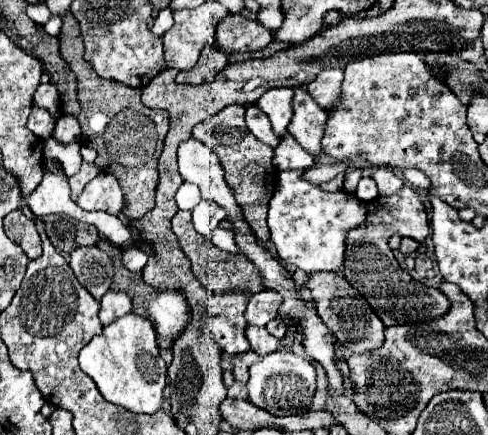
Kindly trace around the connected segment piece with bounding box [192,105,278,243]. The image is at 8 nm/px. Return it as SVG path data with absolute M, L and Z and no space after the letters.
M228 105L222 111L218 111L216 115L210 115L206 121L198 123L192 133L196 135L198 141L206 143L210 149L216 151L216 155L220 157L220 163L226 171L224 179L234 189L236 201L242 207L248 225L252 227L258 241L266 243L270 239L268 225L266 225L266 213L268 213L270 195L274 195L274 183L278 177L278 169L274 169L274 165L272 165L274 149L266 147L266 143L258 143L258 139L254 139L254 135L250 135L250 131L244 123L244 111L246 109L242 105Z

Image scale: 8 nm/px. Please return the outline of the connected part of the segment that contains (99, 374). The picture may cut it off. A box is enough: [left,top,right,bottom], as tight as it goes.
[80,313,166,415]

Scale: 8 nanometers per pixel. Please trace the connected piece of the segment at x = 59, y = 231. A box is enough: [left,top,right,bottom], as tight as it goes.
[42,215,100,255]

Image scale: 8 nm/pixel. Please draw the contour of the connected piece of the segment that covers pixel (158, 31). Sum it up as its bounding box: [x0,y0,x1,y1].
[150,9,172,37]

